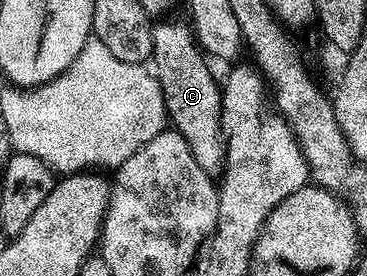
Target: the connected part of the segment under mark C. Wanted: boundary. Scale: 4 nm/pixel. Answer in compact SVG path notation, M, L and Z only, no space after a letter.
M159 25L153 29L153 72L165 99L167 120L189 143L197 167L213 179L222 178L227 164L227 143L223 131L223 95L220 82L209 75L207 57L195 34L183 25Z

